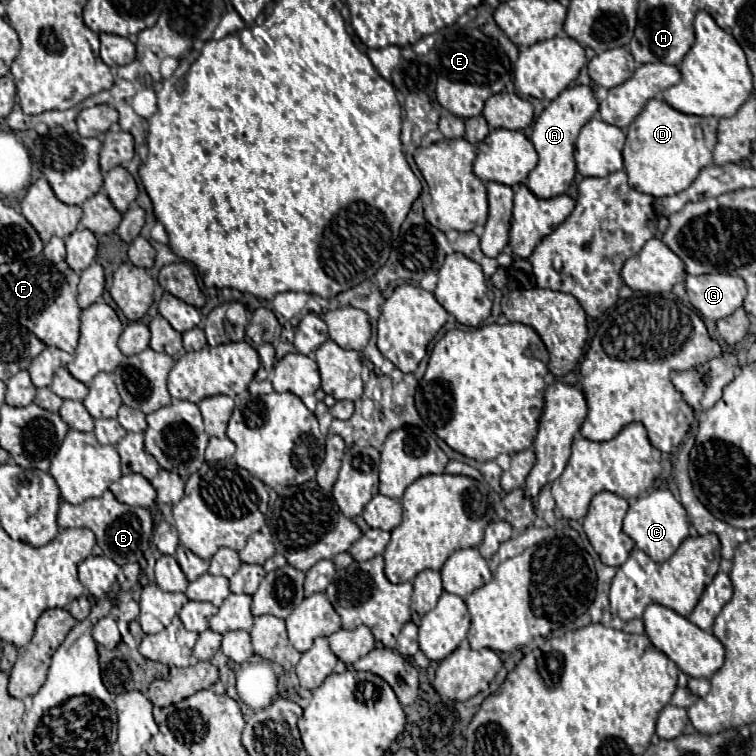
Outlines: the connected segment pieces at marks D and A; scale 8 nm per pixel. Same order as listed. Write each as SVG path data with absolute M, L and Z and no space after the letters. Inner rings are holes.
M651 99L629 125L623 147L625 171L629 185L653 197L665 197L687 189L697 173L713 161L717 139L715 117L695 117L671 109L661 99Z
M571 85L565 89L557 99L551 101L547 109L537 117L531 133L531 143L539 155L537 167L527 177L529 191L539 199L553 199L569 191L573 179L575 179L575 139L581 131L581 127L597 113L597 101L589 87L585 85Z

